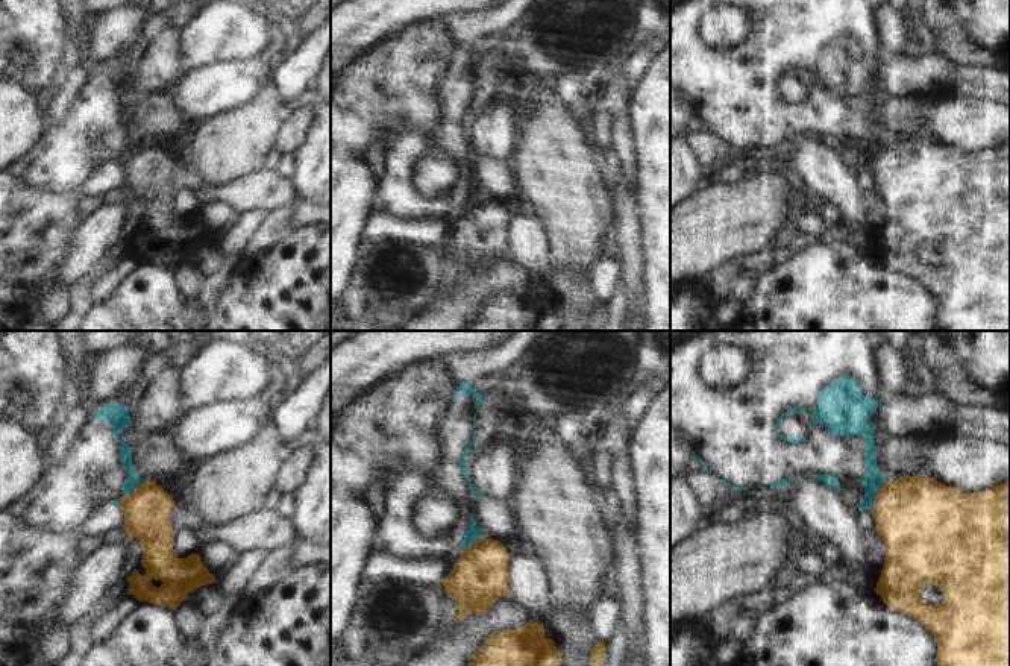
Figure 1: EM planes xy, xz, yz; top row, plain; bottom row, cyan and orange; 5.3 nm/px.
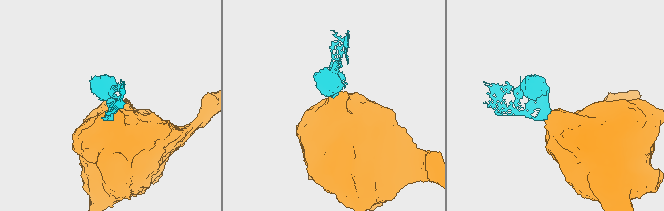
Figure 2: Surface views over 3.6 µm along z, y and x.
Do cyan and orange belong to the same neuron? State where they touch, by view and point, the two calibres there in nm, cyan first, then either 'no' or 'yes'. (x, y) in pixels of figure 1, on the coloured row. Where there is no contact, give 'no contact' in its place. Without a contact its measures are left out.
yz (875, 495) | 110/420 nm | no

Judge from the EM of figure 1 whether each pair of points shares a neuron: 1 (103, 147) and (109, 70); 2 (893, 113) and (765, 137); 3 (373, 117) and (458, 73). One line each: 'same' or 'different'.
1: same
2: different
3: different

